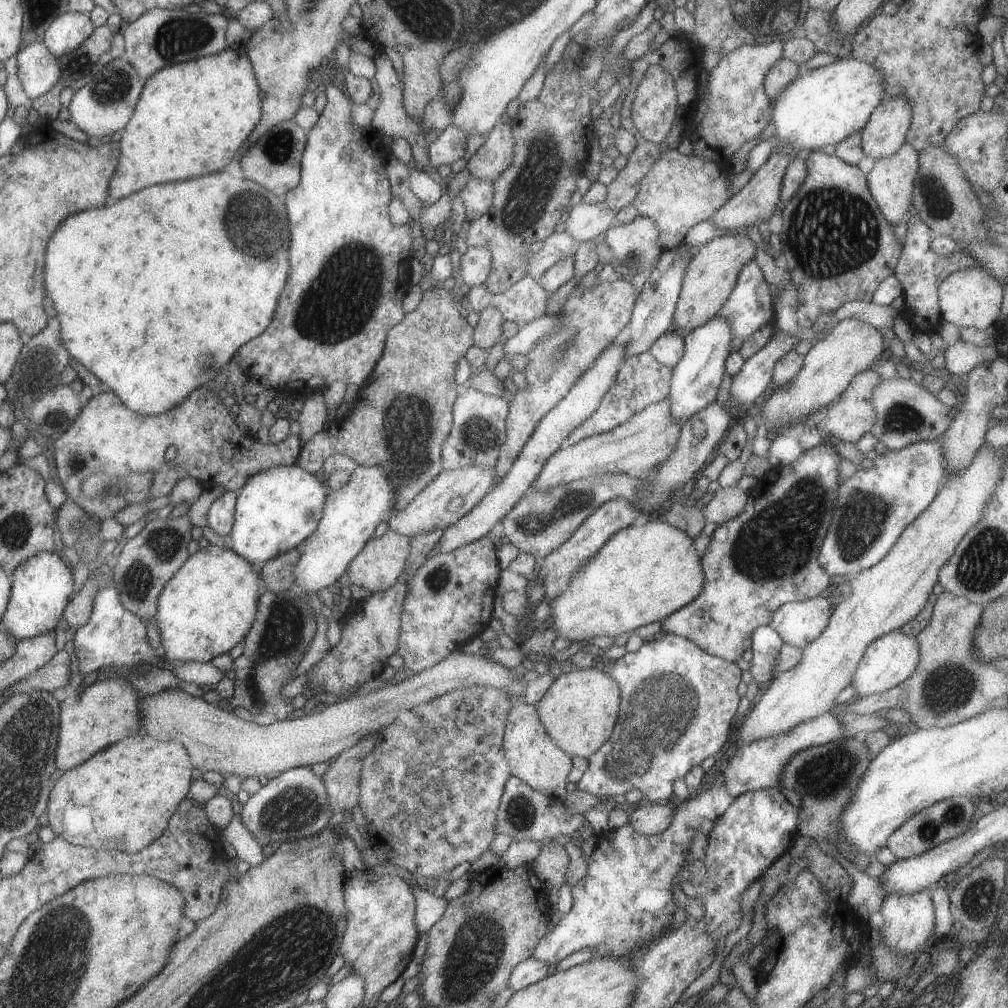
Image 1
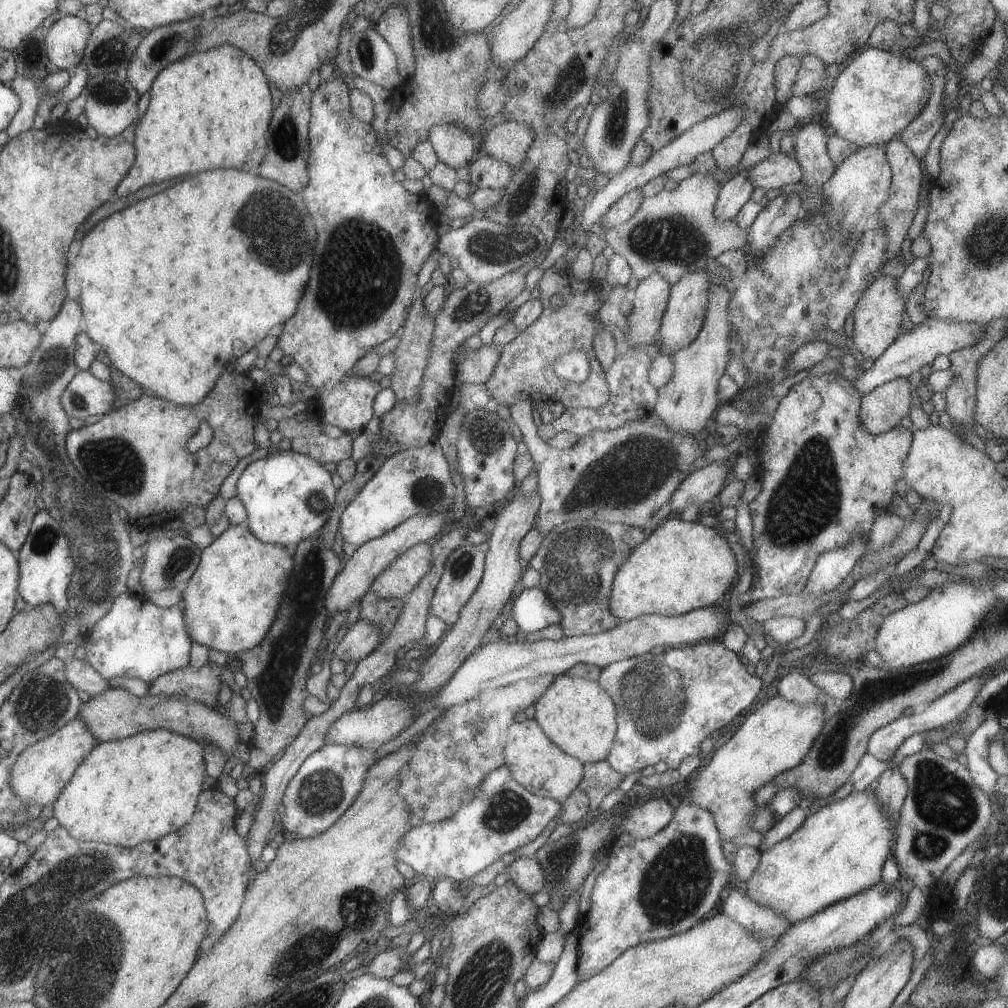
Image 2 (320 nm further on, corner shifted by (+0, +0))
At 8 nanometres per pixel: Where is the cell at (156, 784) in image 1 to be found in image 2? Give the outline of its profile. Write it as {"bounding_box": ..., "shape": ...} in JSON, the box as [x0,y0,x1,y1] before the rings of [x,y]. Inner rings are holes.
{"bounding_box":[52,729,207,848],"shape":[[[165,729],[143,731],[95,744],[52,804],[52,816],[75,840],[129,848],[182,829],[192,819],[199,793],[207,784],[202,746],[195,739]]]}

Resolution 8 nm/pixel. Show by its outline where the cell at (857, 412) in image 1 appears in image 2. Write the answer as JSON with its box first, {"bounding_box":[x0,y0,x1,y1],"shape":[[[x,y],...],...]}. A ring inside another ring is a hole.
{"bounding_box":[859,377,911,435],"shape":[[[902,377],[893,378],[893,380],[877,386],[871,392],[861,395],[859,424],[871,435],[888,432],[900,424],[901,418],[909,415],[911,404],[911,386],[908,380]]]}

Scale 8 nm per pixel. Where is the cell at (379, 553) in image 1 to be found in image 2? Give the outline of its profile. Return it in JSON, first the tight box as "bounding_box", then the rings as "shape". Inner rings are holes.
{"bounding_box":[371,543,431,599],"shape":[[[419,543],[409,547],[389,566],[386,566],[371,583],[371,592],[379,598],[403,599],[431,568],[431,547]]]}

